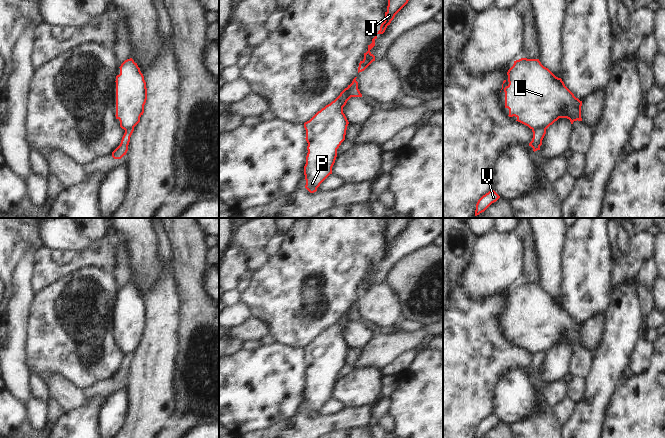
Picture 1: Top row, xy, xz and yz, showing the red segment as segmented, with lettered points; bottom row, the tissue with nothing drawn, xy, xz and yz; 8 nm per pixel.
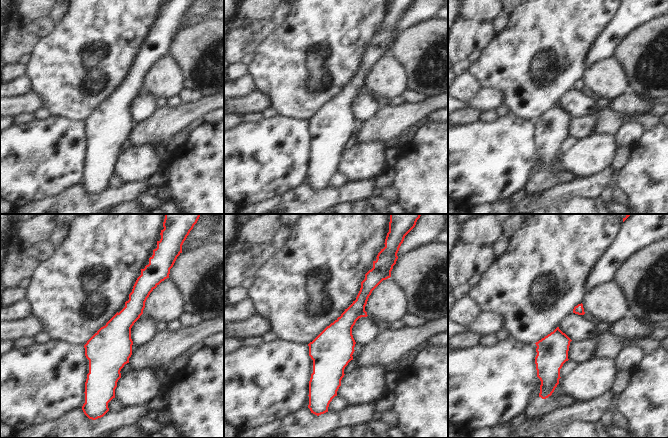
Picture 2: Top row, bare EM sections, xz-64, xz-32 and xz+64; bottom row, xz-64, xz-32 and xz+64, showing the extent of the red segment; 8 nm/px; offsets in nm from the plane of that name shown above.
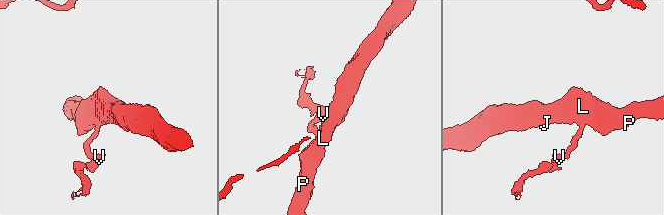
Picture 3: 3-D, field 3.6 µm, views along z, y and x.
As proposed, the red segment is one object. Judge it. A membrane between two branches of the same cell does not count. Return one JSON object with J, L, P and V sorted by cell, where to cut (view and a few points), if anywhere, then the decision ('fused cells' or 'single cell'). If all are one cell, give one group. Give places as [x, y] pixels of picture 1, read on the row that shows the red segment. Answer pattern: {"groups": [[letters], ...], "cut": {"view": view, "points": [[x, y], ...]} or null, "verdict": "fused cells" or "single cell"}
{"groups": [["J", "L", "P"], ["V"]], "cut": {"view": "yz", "points": [[545, 128], [538, 127], [532, 129]]}, "verdict": "fused cells"}

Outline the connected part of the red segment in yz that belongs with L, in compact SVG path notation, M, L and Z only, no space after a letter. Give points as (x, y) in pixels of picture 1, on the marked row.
M521 58L514 61L508 70L509 84L502 89L505 92L505 108L509 109L509 117L515 116L516 121L530 129L544 127L547 129L559 118L567 118L571 124L582 121L582 101L565 86L561 78L556 77L548 68L544 67L539 59Z

